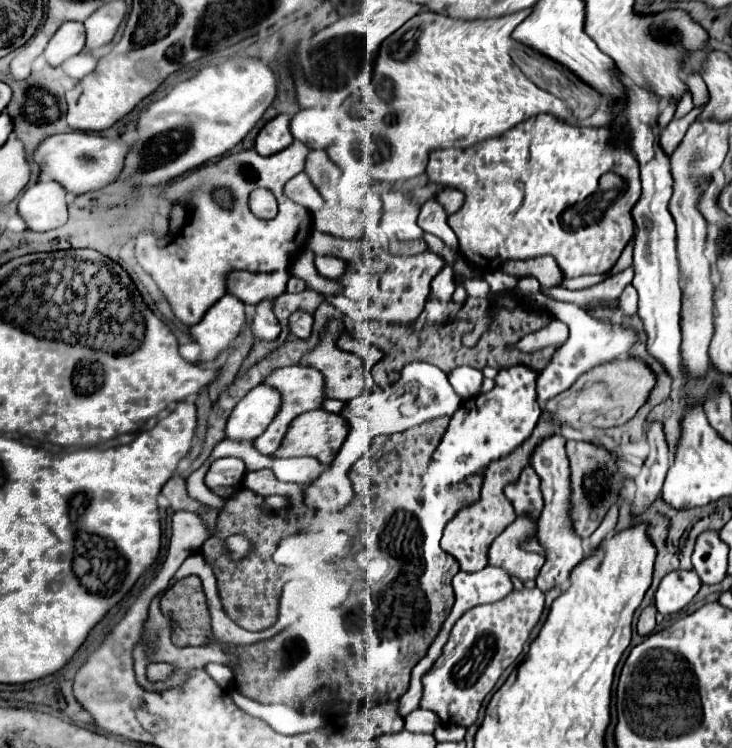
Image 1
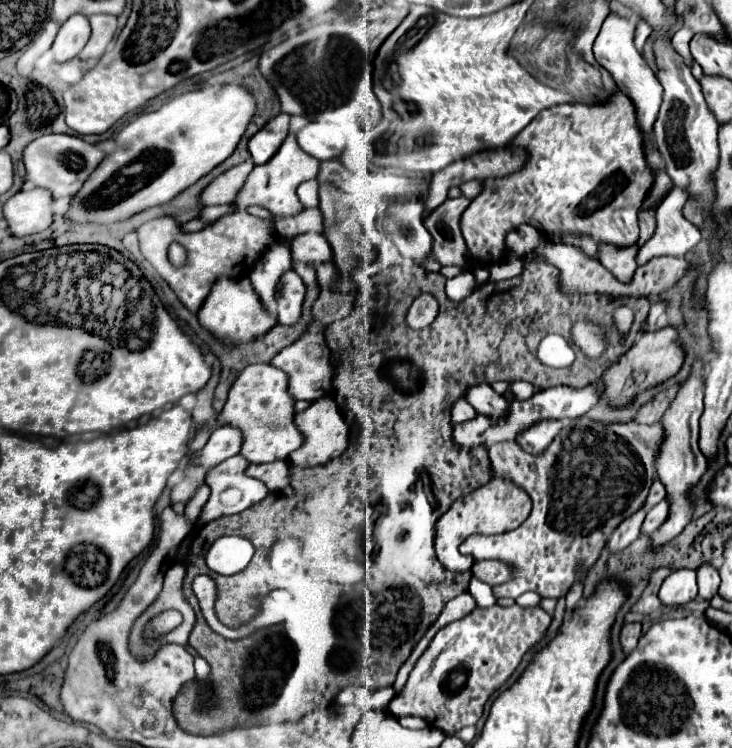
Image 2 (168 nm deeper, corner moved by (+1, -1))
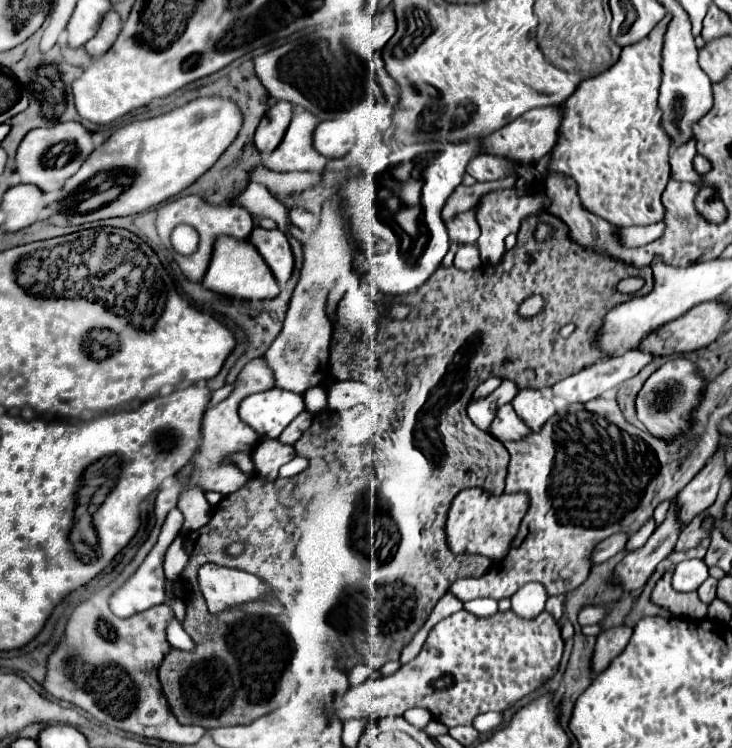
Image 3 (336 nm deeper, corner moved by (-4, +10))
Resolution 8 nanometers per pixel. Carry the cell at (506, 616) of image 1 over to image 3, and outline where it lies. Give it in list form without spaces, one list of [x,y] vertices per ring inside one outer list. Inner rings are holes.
[[[459,611],[431,629],[421,653],[413,661],[409,661],[409,665],[403,665],[397,673],[389,677],[369,677],[365,683],[349,687],[343,695],[337,695],[325,709],[345,723],[349,719],[363,717],[379,719],[387,715],[403,715],[411,707],[423,707],[447,727],[473,725],[473,719],[477,715],[487,711],[511,709],[517,701],[537,691],[545,681],[549,681],[557,673],[561,655],[561,629],[547,611],[543,611],[537,619],[531,621],[519,619],[513,611],[497,613],[489,619],[477,619],[467,611]]]

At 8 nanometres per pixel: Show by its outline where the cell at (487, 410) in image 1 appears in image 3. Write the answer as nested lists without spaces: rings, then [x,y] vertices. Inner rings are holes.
[[[627,351],[607,361],[599,361],[595,365],[585,367],[577,375],[571,375],[557,385],[553,391],[557,397],[567,399],[569,403],[585,403],[589,399],[597,399],[609,389],[619,387],[627,379],[635,377],[647,363],[651,363],[653,355],[645,351]]]

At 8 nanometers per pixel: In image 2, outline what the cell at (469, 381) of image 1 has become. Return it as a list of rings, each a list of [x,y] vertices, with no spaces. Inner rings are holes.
[[[474,384],[464,398],[476,408],[476,412],[486,416],[504,416],[504,412],[508,412],[508,402],[496,394],[490,384]]]

